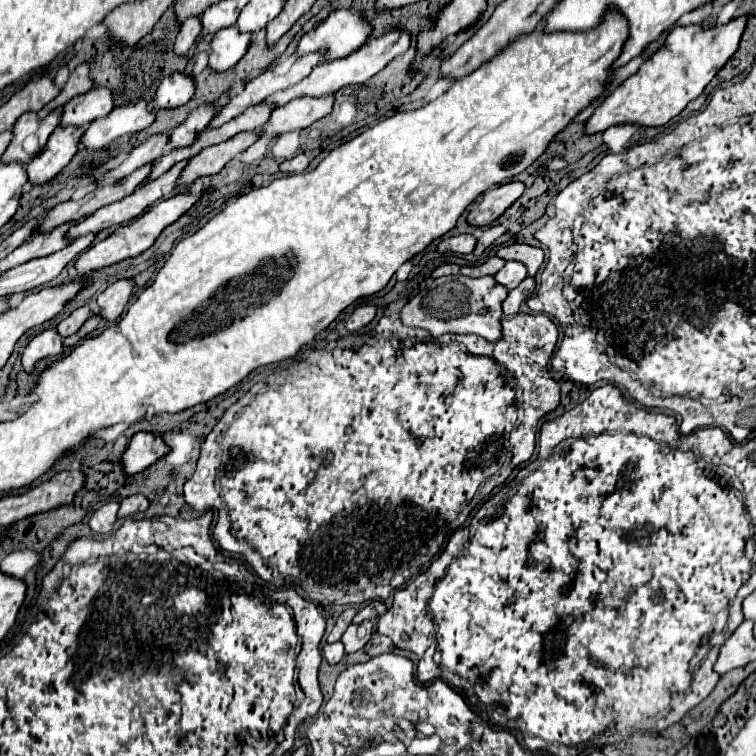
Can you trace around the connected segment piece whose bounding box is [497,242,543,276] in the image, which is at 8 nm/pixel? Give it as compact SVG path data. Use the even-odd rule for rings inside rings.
M519 242L499 248L497 256L505 258L505 260L523 262L527 266L527 270L529 270L529 276L535 276L539 266L543 264L543 250L541 248L535 248L535 246L529 246L529 244L519 244Z

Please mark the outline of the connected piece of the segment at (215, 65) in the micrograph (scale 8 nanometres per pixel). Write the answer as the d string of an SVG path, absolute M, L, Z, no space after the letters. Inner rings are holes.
M235 26L217 32L211 40L211 54L209 54L209 68L213 72L225 72L233 68L249 48L249 34L243 36Z

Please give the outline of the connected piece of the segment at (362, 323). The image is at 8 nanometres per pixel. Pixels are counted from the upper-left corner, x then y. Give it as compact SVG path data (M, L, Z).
M371 304L359 306L359 308L351 314L351 318L347 320L347 324L345 324L347 330L349 330L349 332L357 332L357 330L365 328L365 326L375 318L375 312L377 312L377 308L371 306Z

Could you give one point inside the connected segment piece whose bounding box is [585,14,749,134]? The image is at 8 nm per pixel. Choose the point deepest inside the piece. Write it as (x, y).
(678, 72)

